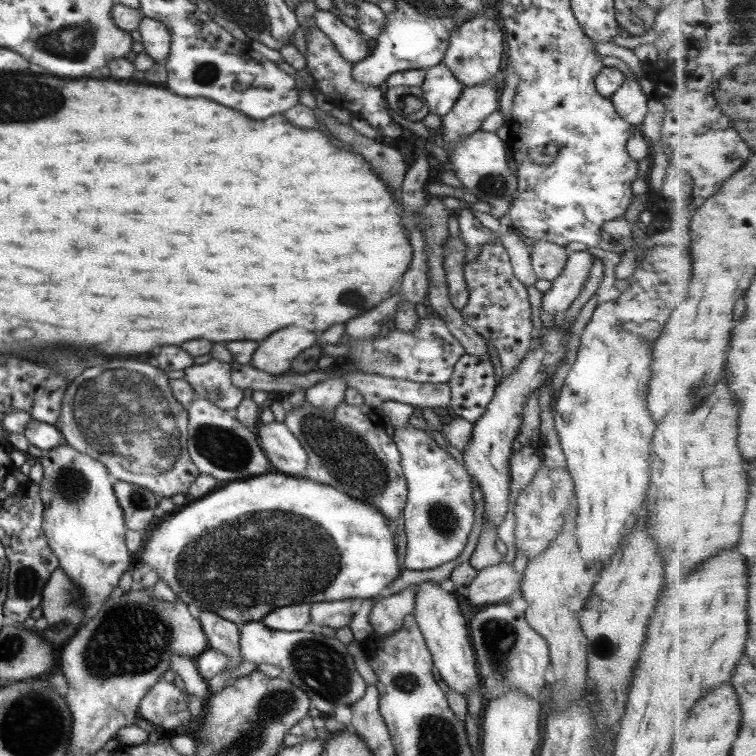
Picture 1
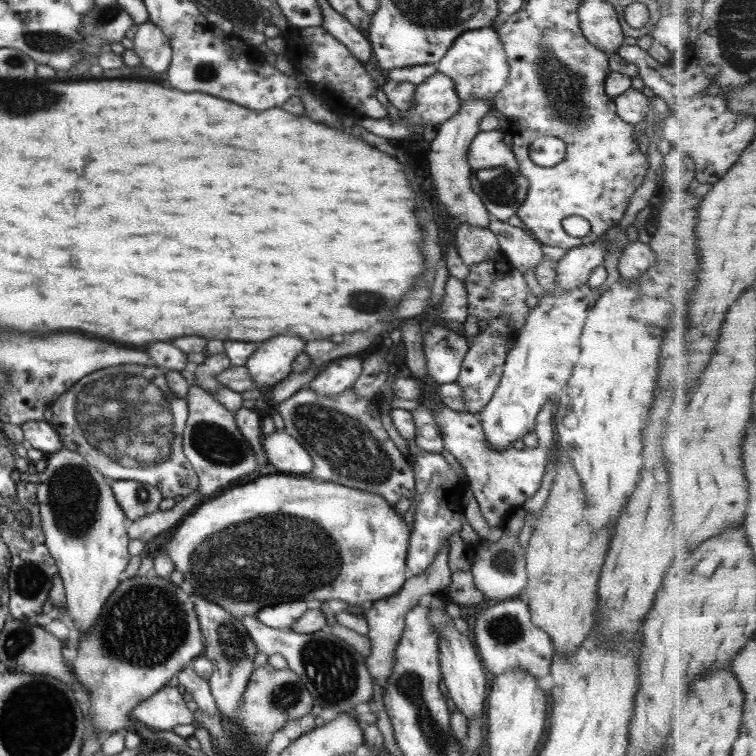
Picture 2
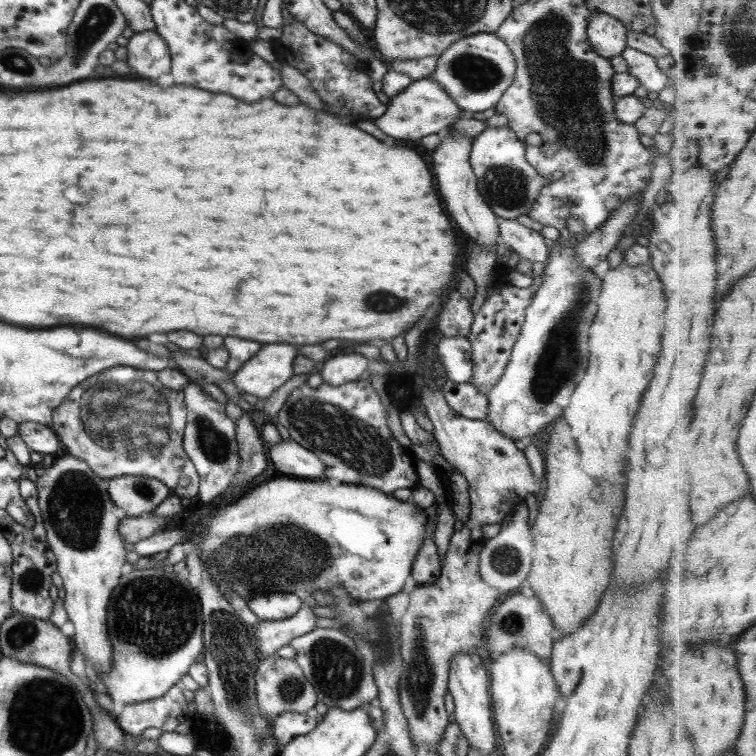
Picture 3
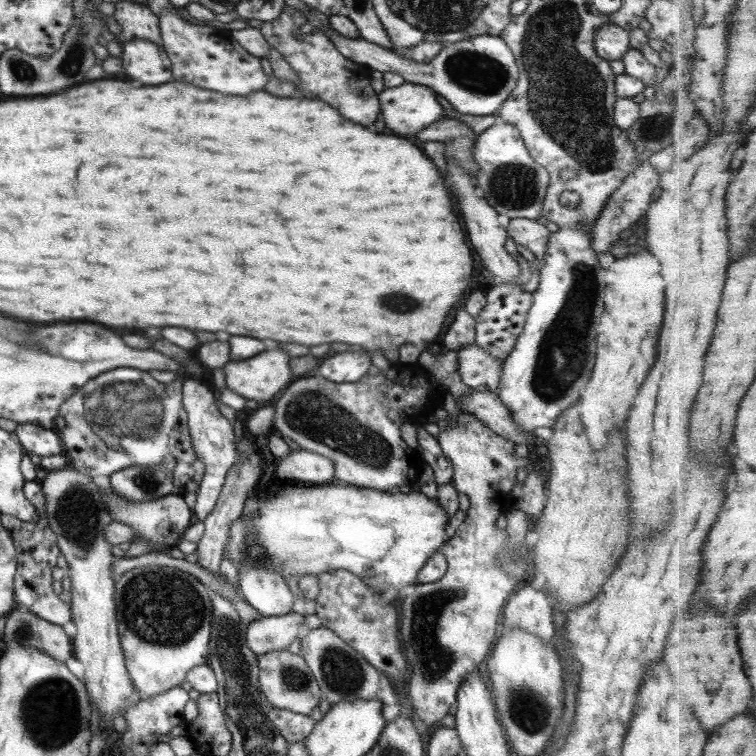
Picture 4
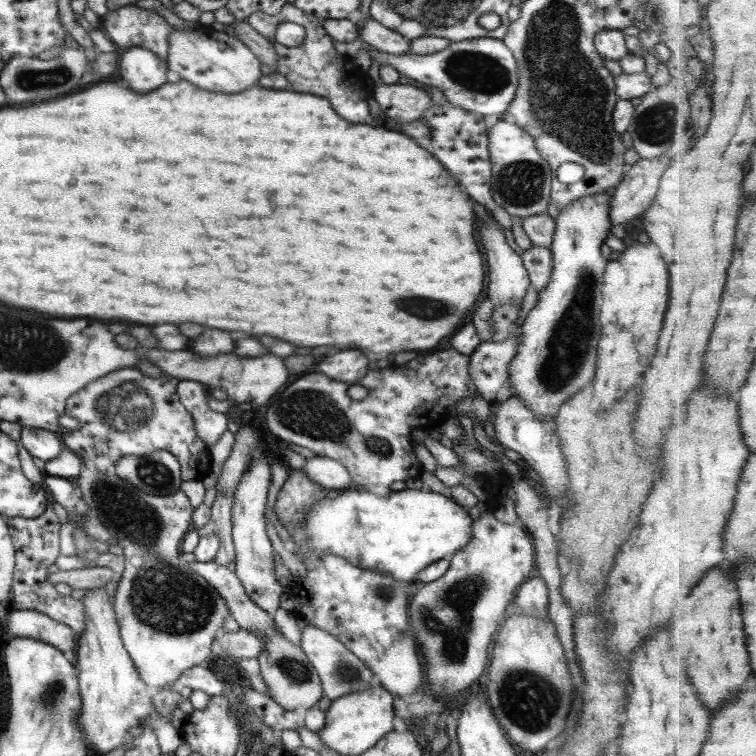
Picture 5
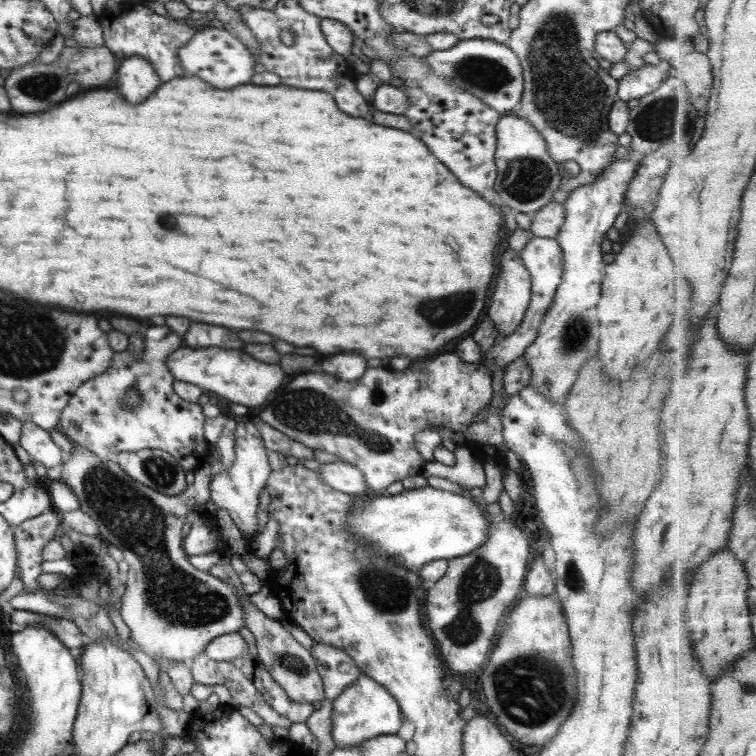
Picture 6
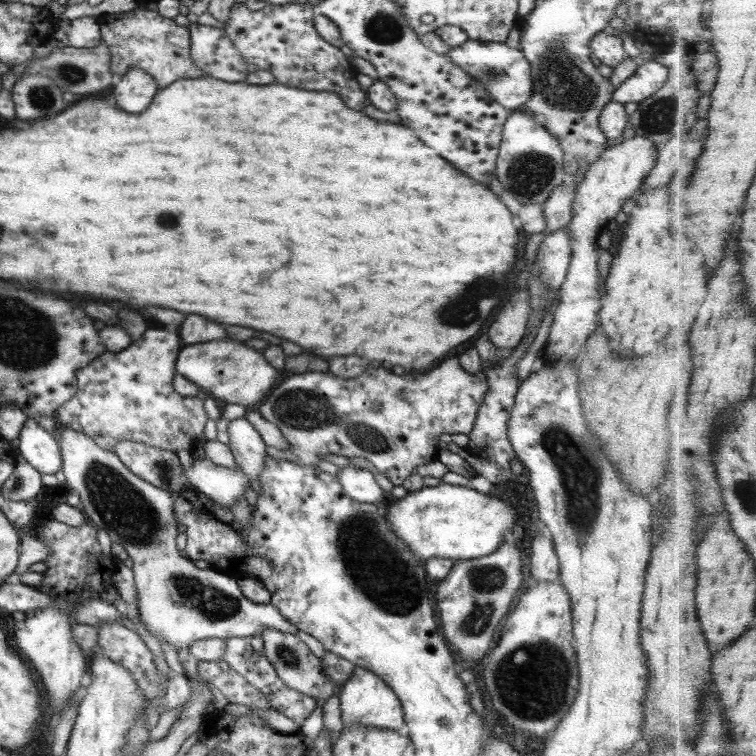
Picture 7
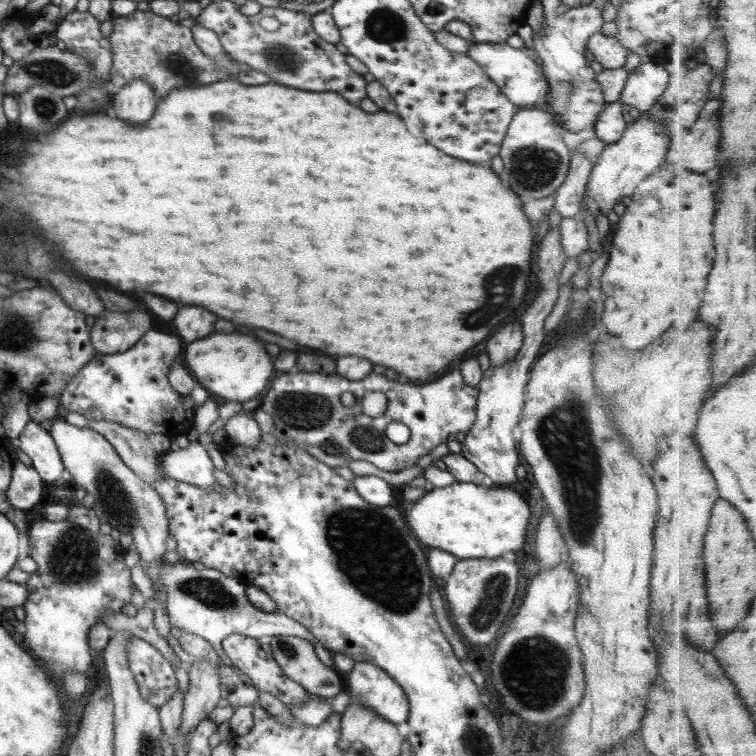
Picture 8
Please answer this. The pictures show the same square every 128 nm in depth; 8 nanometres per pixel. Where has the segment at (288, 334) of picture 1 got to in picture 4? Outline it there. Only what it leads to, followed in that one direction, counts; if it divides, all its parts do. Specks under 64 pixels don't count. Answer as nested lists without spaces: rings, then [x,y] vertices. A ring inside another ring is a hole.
[[[276,348],[224,368],[227,386],[247,400],[270,400],[284,390],[290,377],[290,356]]]

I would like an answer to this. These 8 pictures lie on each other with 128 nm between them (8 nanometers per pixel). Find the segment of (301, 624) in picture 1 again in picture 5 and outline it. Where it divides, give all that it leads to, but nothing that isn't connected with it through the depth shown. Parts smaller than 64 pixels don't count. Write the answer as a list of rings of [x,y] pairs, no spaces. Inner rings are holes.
[[[260,445],[255,459],[238,483],[232,507],[232,538],[235,548],[236,575],[242,582],[246,594],[266,613],[273,614],[280,608],[280,596],[284,589],[276,579],[272,544],[266,535],[266,496],[270,482],[270,465]]]

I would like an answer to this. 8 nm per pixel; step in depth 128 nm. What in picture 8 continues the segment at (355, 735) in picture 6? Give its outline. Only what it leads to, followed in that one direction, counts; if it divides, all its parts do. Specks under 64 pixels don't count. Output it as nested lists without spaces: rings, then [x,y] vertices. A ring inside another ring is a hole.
[[[355,662],[345,680],[351,702],[363,704],[392,724],[407,722],[407,696],[384,670],[372,663]]]

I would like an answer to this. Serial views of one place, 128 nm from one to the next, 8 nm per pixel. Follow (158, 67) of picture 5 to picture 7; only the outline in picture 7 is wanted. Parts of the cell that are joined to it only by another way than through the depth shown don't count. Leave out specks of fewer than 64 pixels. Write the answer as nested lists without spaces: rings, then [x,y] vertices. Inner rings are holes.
[[[138,67],[128,70],[121,79],[115,80],[114,98],[116,104],[126,112],[142,112],[158,92],[159,86]]]

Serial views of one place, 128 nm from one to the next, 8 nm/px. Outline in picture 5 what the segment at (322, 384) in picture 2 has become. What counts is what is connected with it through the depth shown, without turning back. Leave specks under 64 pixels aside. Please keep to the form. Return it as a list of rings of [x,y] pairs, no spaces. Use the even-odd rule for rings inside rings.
[[[344,350],[326,358],[318,370],[328,378],[354,385],[368,372],[368,358],[356,350]]]

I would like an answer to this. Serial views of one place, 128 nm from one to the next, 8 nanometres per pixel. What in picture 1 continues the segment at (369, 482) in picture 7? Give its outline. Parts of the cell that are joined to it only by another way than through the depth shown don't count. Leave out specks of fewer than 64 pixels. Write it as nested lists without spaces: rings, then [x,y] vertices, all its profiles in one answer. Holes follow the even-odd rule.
[[[284,421],[260,423],[256,428],[259,445],[269,463],[284,474],[298,476],[307,467],[307,452]]]

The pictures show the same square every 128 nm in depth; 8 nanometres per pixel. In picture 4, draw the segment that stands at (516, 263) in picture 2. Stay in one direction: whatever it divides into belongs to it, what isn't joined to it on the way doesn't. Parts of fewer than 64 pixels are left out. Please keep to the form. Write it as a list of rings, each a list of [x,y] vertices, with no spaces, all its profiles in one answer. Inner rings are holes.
[[[514,218],[505,229],[515,244],[528,248],[537,260],[543,260],[553,230],[551,226],[544,226],[536,220]]]

